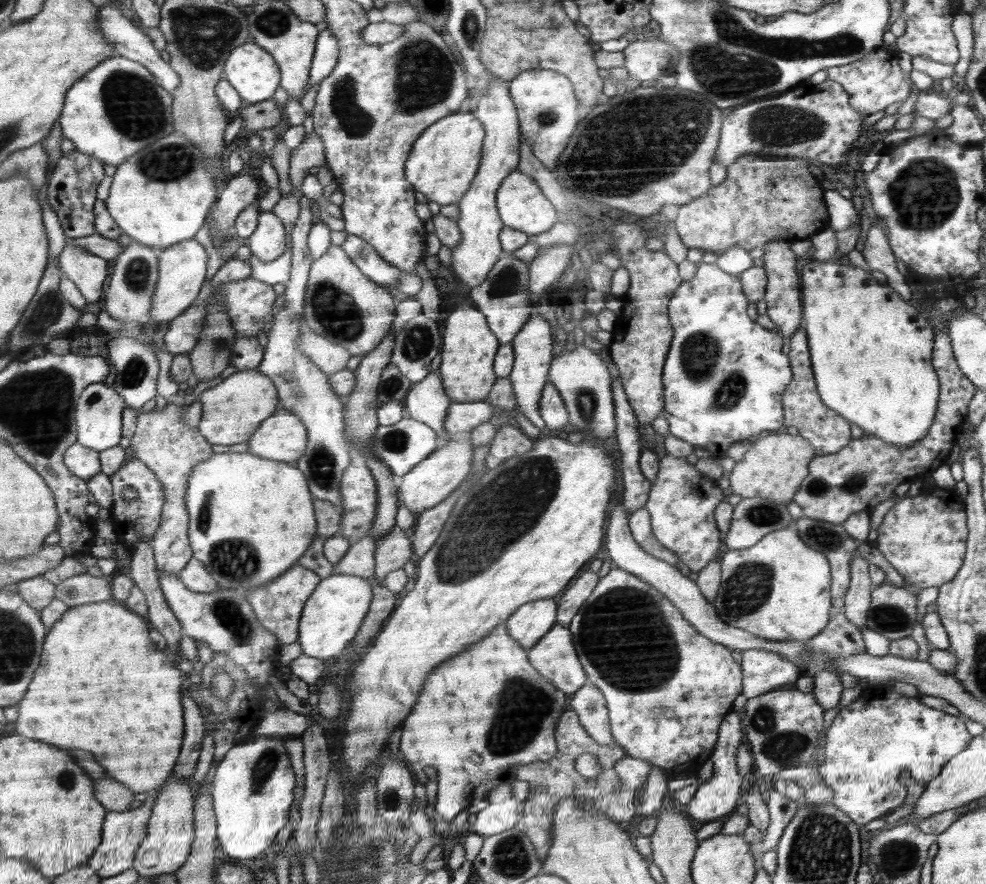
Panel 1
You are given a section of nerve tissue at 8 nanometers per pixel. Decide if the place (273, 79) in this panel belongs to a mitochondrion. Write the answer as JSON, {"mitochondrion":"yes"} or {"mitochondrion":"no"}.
{"mitochondrion":"no"}

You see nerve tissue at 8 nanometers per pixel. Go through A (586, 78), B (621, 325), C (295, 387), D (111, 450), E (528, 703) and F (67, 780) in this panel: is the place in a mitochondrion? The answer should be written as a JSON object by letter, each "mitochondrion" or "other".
{"A":"other","B":"other","C":"mitochondrion","D":"other","E":"mitochondrion","F":"mitochondrion"}

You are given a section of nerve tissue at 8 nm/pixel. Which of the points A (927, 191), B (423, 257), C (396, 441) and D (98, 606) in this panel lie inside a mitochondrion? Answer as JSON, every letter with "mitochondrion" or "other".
{"A":"mitochondrion","B":"other","C":"mitochondrion","D":"other"}

